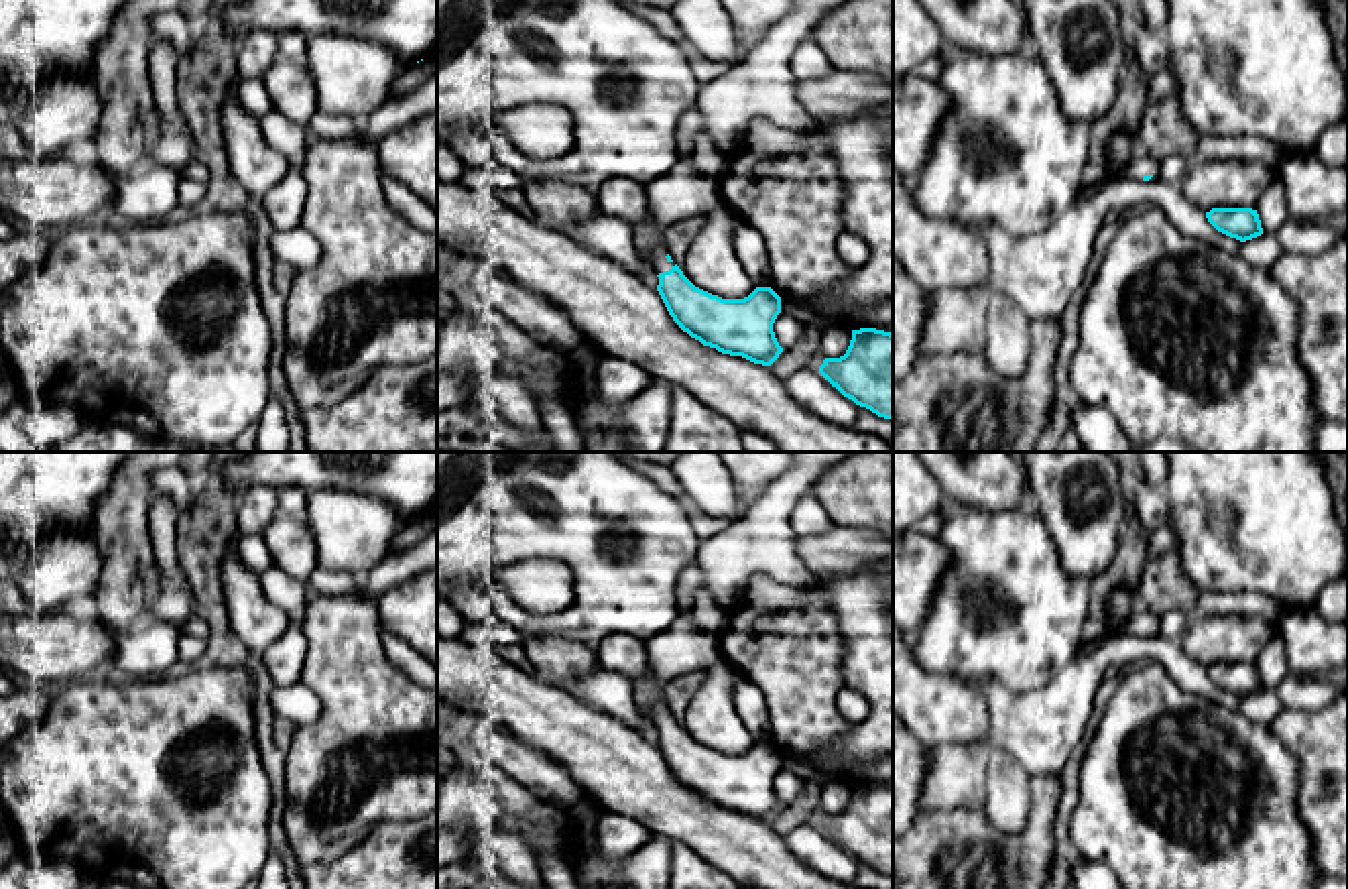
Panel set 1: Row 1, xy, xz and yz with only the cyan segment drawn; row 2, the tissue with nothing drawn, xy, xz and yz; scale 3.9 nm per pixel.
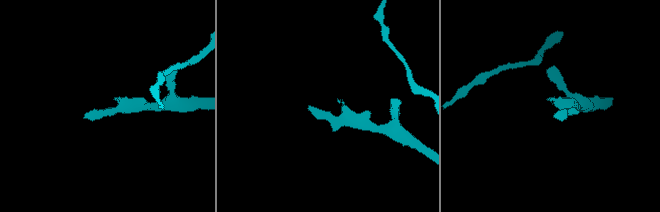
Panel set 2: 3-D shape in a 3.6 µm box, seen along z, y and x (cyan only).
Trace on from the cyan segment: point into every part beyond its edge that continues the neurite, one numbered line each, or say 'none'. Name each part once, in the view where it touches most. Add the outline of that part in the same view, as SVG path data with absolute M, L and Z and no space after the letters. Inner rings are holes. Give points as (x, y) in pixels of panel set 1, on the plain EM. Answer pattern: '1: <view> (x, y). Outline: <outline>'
1: xz (684, 647). Outline: M677 616L667 631L647 641L647 651L647 667L661 684L661 694L653 706L653 724L659 730L675 722L665 714L663 688L683 673L708 671L720 661L720 639L703 631L693 616Z

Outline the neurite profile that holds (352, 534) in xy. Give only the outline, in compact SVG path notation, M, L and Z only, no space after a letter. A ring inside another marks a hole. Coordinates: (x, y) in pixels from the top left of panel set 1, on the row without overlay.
M352 490L307 494L305 523L311 531L317 564L329 572L364 578L388 553L401 527L396 511L382 498Z

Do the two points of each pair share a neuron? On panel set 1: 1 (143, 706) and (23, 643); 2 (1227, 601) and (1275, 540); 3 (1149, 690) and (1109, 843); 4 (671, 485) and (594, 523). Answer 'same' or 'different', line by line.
1: different
2: different
3: same
4: different

